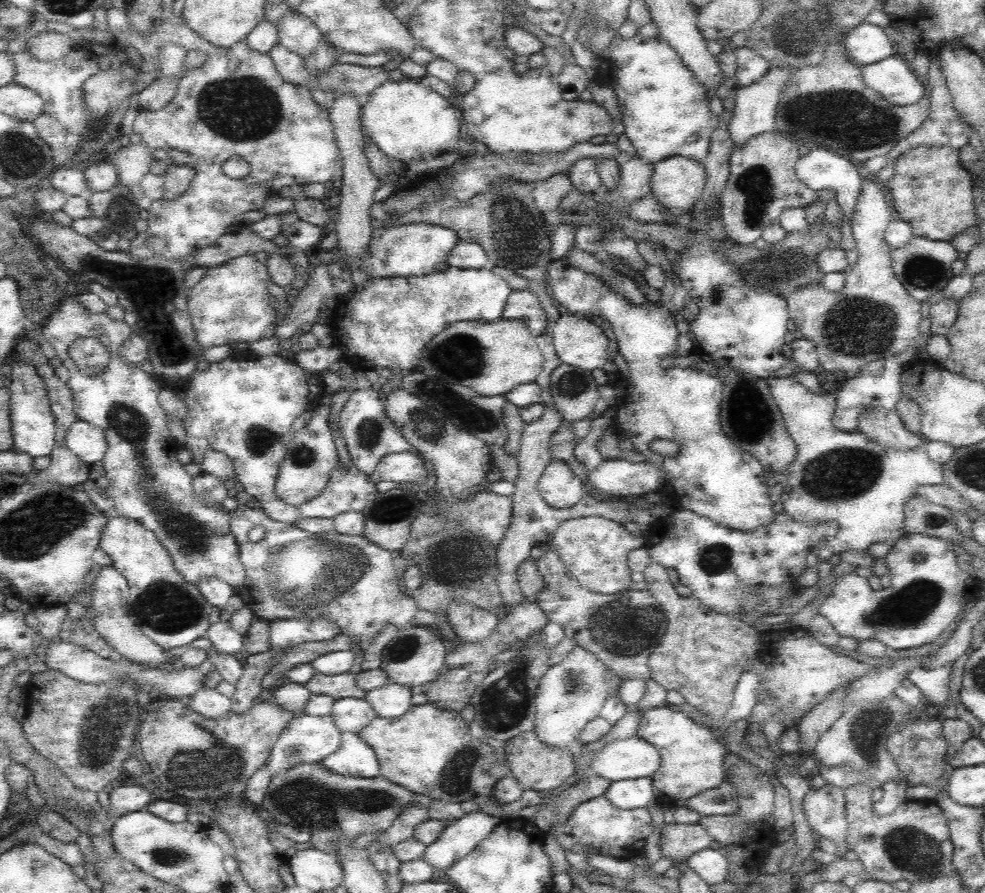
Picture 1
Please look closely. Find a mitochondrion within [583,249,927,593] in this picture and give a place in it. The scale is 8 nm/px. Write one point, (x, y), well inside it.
(855, 327)

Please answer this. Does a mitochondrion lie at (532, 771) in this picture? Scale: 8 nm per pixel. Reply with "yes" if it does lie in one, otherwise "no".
no

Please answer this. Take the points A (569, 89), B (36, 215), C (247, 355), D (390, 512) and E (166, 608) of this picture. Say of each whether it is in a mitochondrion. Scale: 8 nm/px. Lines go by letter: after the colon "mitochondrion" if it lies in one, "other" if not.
A: other
B: other
C: other
D: mitochondrion
E: mitochondrion

